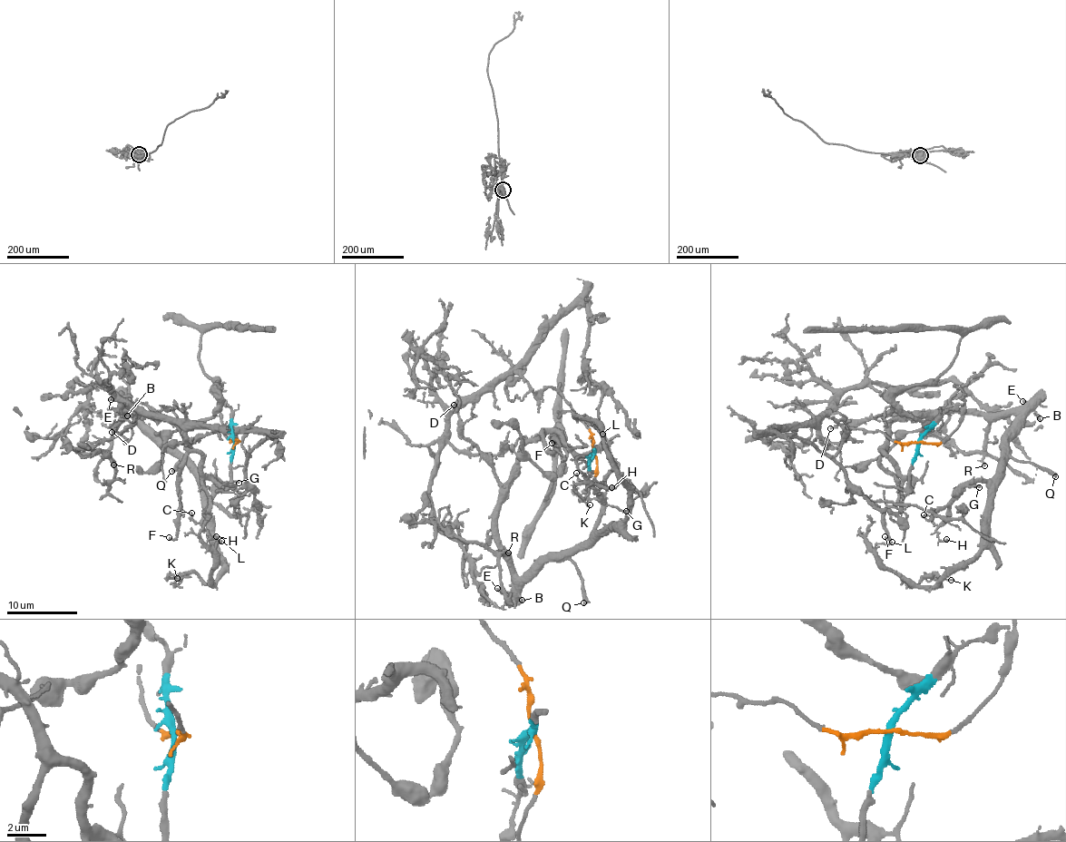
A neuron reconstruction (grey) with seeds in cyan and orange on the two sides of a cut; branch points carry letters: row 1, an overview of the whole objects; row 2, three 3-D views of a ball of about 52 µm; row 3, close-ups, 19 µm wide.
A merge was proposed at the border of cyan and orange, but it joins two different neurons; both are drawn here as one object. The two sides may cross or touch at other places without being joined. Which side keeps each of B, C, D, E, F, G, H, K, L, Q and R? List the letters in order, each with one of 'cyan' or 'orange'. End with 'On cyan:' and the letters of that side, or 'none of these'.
B: cyan
C: cyan
D: cyan
E: cyan
F: cyan
G: cyan
H: cyan
K: cyan
L: cyan
Q: cyan
R: cyan
On cyan: B, C, D, E, F, G, H, K, L, Q, R

